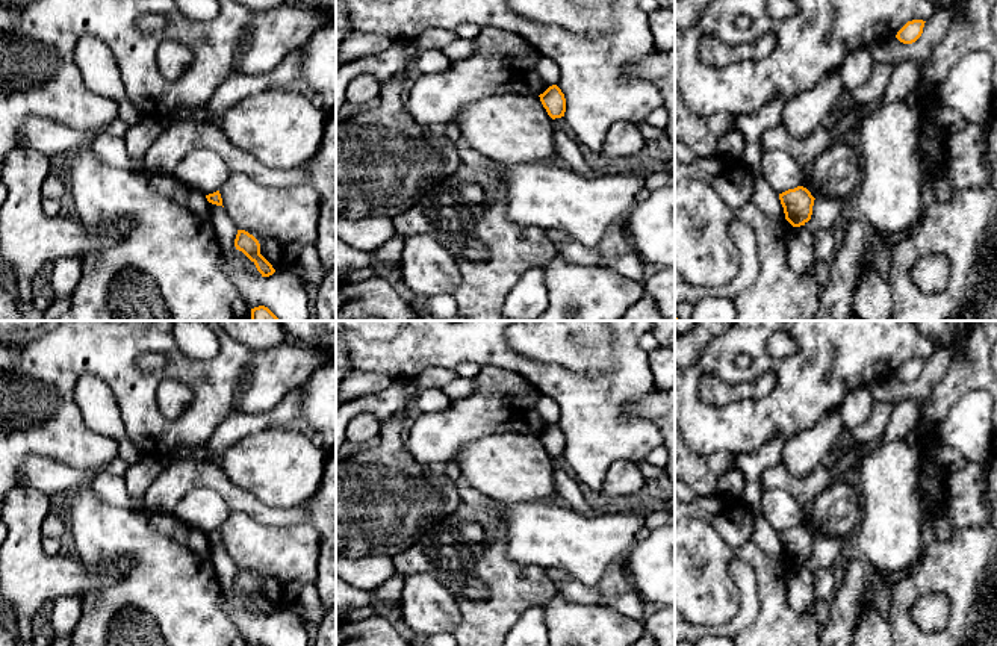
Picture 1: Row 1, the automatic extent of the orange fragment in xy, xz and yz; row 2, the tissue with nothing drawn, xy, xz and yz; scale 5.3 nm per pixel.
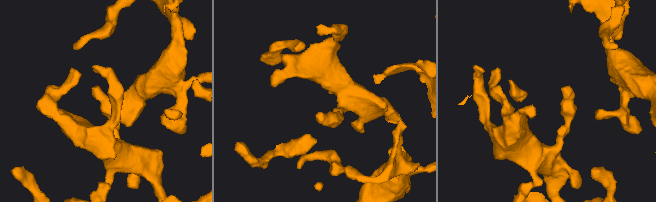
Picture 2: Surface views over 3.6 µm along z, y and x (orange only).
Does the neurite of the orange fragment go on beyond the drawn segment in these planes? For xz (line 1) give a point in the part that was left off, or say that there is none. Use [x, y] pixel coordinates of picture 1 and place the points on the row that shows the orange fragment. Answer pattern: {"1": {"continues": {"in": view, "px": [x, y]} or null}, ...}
{"1": {"continues": null}}

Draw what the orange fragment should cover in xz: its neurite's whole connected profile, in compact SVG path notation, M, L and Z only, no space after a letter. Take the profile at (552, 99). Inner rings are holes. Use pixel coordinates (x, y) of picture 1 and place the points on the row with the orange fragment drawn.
M557 85L549 86L543 94L539 95L548 115L555 120L564 116L566 98Z

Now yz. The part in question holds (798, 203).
M797 186L794 189L788 189L779 194L779 200L784 207L785 219L793 227L805 225L811 219L815 198L806 188Z

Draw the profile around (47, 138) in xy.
M30 116L20 130L20 147L35 148L38 153L51 157L56 154L68 156L82 147L91 147L101 135L124 138L129 126L116 118L112 124L95 130L76 130L45 118Z

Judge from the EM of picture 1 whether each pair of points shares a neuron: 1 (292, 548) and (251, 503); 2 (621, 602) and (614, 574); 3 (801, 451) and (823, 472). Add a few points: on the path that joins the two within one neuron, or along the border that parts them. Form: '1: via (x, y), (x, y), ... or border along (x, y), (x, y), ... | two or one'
1: border along (238, 512), (264, 524), (306, 524) | two
2: via (621, 595), (616, 581) | one
3: border along (823, 463), (802, 475), (792, 475), (784, 468) | two

